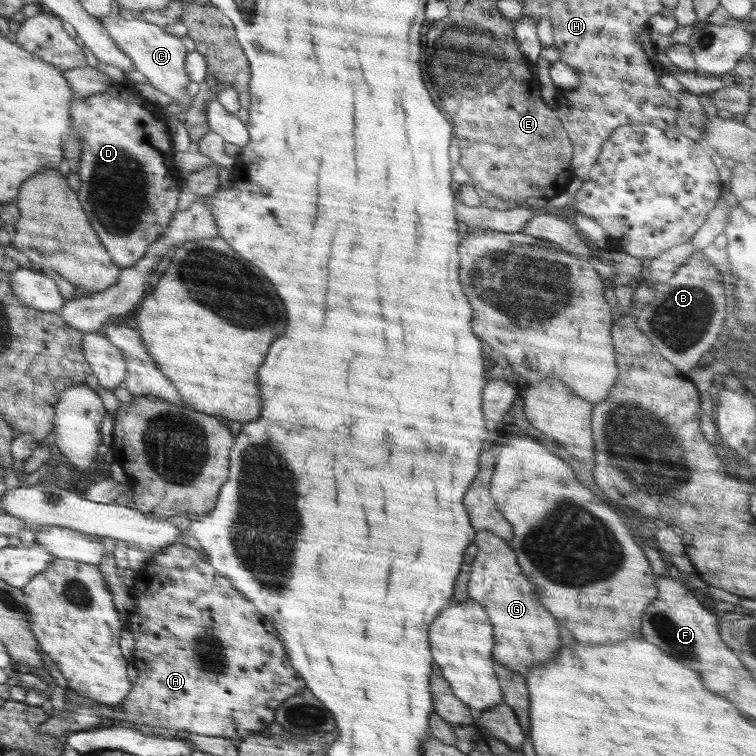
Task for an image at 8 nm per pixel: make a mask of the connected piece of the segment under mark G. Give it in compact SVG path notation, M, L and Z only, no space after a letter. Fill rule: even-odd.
M480 531L476 533L474 544L477 546L477 556L472 563L473 569L468 572L468 596L484 605L494 626L494 660L526 676L532 666L550 660L552 650L556 656L556 650L560 648L556 620L544 606L540 606L534 584L524 576L516 553L507 541L494 533Z

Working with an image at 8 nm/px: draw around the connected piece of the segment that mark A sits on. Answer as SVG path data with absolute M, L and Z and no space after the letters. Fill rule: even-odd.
M176 543L165 548L160 553L150 556L150 560L146 565L137 572L138 581L134 588L134 608L127 613L125 629L132 633L135 643L135 650L130 658L131 663L138 672L138 677L131 686L130 702L138 704L140 710L144 714L150 712L148 724L156 726L154 730L162 730L158 734L162 736L176 736L178 732L184 734L204 734L204 736L226 737L233 741L245 739L252 732L263 732L268 724L274 722L274 712L276 709L291 696L294 696L307 688L304 679L299 676L295 668L288 664L288 654L284 650L284 646L280 644L274 628L270 624L264 622L264 618L260 618L260 614L256 614L256 608L252 606L252 602L244 600L242 594L238 594L230 584L229 580L224 578L220 573L216 574L216 570L208 563L208 558L200 551L196 551L182 543Z

